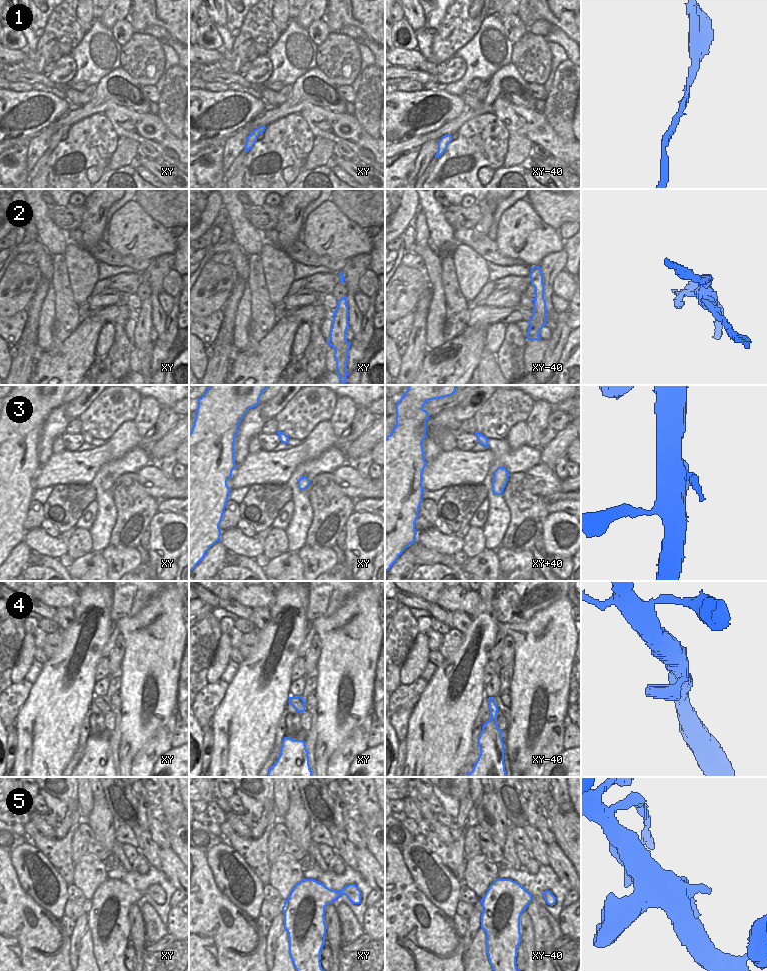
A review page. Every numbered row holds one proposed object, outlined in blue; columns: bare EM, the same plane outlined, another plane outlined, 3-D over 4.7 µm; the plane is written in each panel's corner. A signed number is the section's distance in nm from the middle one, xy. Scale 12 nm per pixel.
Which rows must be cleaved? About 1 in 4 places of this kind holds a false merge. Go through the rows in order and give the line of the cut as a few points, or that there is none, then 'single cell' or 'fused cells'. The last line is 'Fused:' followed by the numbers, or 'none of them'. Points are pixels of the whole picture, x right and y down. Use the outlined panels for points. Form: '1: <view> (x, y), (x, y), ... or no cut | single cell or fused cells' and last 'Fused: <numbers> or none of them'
1: no cut | single cell
2: xy (335, 309), (335, 317), (333, 319) | fused cells
3: no cut | single cell
4: no cut | single cell
5: no cut | single cell
Fused: 2

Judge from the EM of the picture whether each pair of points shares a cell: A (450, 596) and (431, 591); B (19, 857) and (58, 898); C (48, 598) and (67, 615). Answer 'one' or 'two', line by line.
A: two
B: one
C: two

